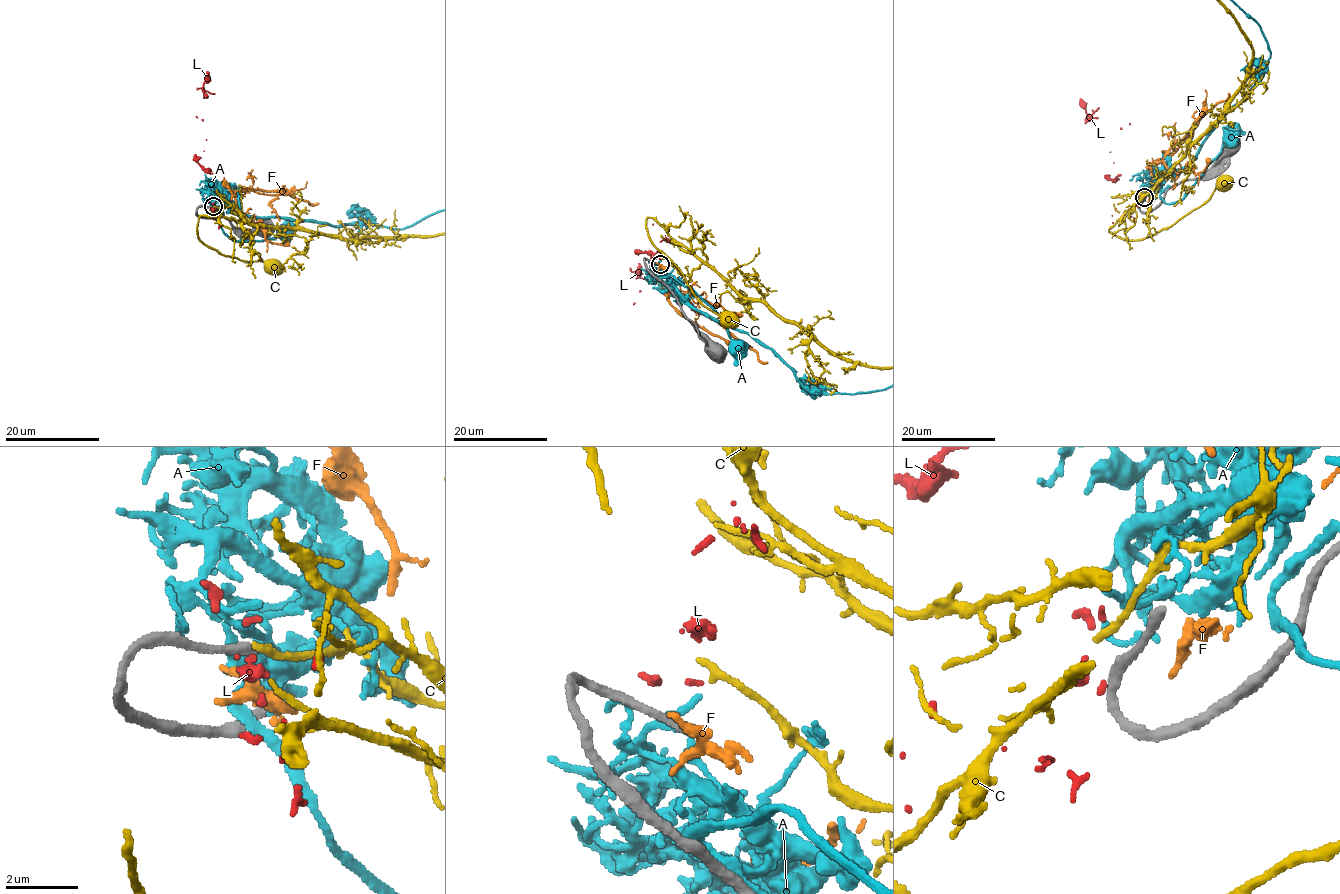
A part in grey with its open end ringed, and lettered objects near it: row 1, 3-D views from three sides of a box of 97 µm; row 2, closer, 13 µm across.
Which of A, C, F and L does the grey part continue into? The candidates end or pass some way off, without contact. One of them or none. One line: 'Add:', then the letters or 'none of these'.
Add: none of these

